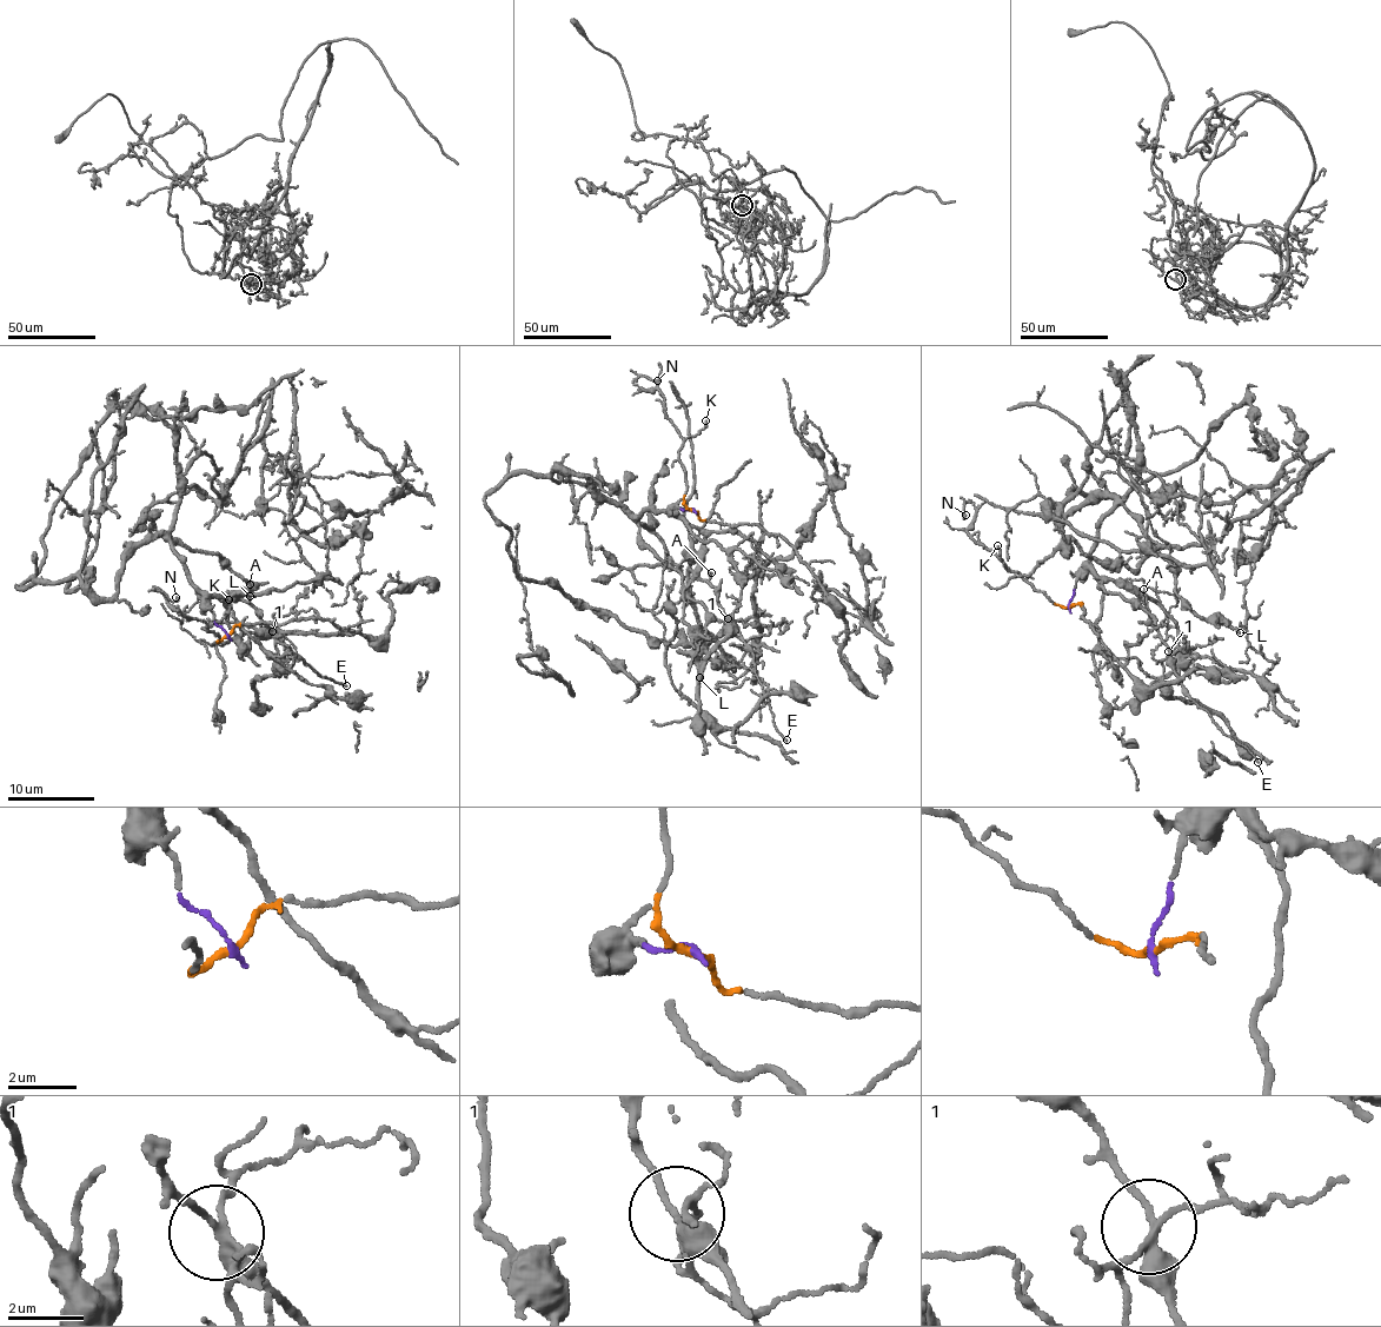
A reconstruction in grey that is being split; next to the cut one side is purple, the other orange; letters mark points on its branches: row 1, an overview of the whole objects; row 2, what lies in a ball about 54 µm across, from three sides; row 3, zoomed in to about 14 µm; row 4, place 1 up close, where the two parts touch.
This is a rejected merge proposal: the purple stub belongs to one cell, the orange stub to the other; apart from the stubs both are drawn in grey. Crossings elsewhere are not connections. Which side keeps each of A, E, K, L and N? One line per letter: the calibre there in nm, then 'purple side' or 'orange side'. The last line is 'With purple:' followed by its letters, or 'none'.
A: 100 nm | purple side
E: 120 nm | purple side
K: 120 nm | orange side
L: 200 nm | purple side
N: 130 nm | orange side
With purple: A, E, L

